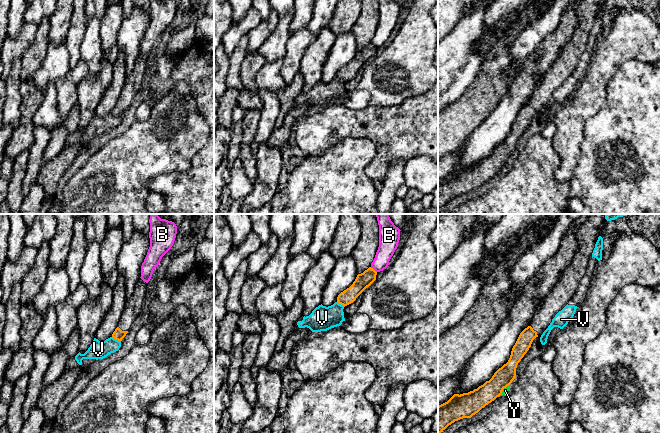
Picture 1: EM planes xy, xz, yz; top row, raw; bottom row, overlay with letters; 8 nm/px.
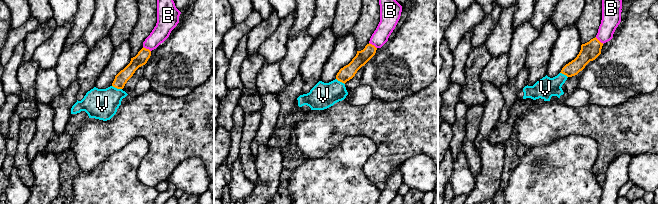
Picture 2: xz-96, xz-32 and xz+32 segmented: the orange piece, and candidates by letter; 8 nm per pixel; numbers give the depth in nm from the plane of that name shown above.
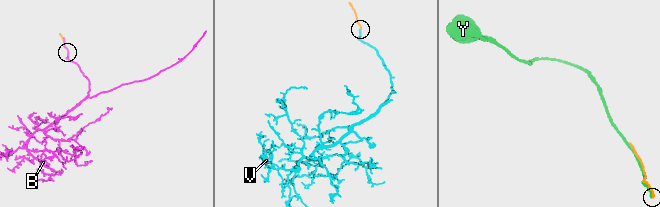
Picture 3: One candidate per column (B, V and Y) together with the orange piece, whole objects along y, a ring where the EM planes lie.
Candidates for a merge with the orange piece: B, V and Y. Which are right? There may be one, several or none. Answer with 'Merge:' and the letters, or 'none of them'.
Merge: none of them

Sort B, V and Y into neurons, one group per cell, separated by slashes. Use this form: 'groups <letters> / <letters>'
groups B / V Y

